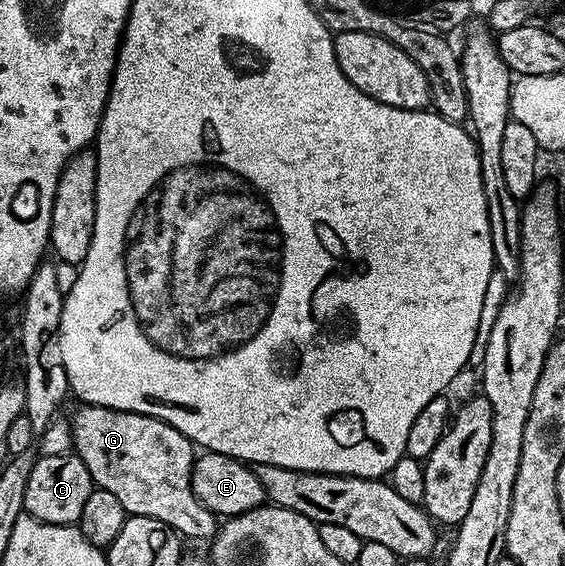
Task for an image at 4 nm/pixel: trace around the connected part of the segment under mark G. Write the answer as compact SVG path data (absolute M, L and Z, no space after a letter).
M89 405L79 408L70 423L72 451L88 465L97 490L112 493L124 505L127 516L156 517L156 521L164 521L187 540L213 539L220 519L192 493L190 478L196 447L190 438L180 429L144 413Z

